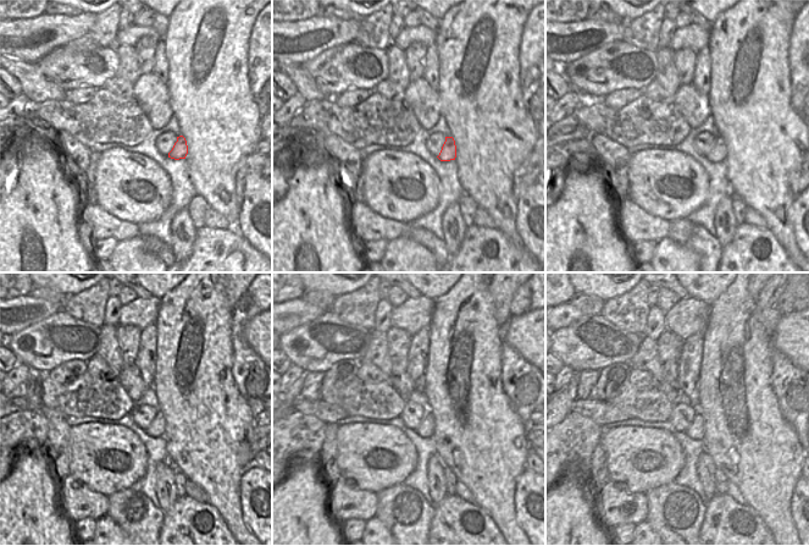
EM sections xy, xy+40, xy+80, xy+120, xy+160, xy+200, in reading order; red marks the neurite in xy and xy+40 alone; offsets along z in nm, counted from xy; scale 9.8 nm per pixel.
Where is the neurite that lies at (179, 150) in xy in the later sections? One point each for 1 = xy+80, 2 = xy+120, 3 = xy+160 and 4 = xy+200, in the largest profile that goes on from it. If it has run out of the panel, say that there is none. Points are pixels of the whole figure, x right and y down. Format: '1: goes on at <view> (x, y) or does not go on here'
1: goes on at xy+80 (719, 153)
2: goes on at xy+120 (158, 424)
3: goes on at xy+160 (426, 429)
4: goes on at xy+200 (696, 430)

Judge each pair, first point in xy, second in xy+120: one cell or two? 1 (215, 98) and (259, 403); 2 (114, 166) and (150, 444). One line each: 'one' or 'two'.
1: two
2: two

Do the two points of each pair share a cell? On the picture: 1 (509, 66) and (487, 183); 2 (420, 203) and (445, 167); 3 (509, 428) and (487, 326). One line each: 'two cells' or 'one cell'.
1: one cell
2: two cells
3: one cell

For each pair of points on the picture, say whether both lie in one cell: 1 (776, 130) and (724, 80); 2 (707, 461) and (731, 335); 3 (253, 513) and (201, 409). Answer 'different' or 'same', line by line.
1: same
2: different
3: different

